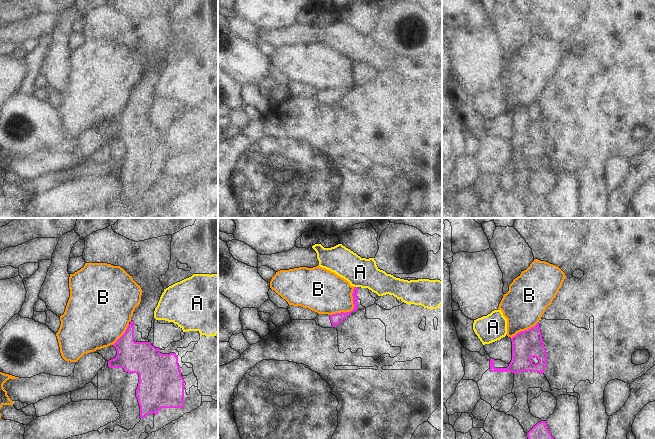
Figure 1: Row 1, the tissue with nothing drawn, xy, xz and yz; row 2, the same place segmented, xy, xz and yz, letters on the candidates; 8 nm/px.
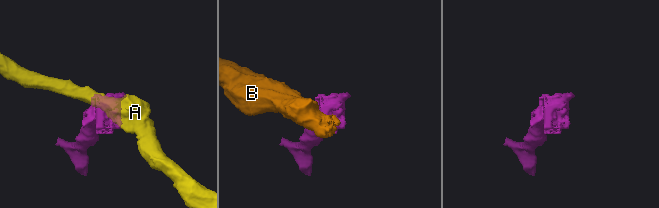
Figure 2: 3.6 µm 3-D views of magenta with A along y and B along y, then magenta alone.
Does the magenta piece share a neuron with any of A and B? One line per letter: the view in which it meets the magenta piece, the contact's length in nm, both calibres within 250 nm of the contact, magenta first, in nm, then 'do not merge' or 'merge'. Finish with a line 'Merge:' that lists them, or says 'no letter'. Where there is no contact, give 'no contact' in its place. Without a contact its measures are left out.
A: meets magenta in xz; contact 30 nm long; 50 nm thick on the magenta side, 240 nm on the other; do not merge
B: meets magenta in xz; contact 300 nm long; 80 nm thick on the magenta side, 340 nm on the other; do not merge
Merge: no letter

